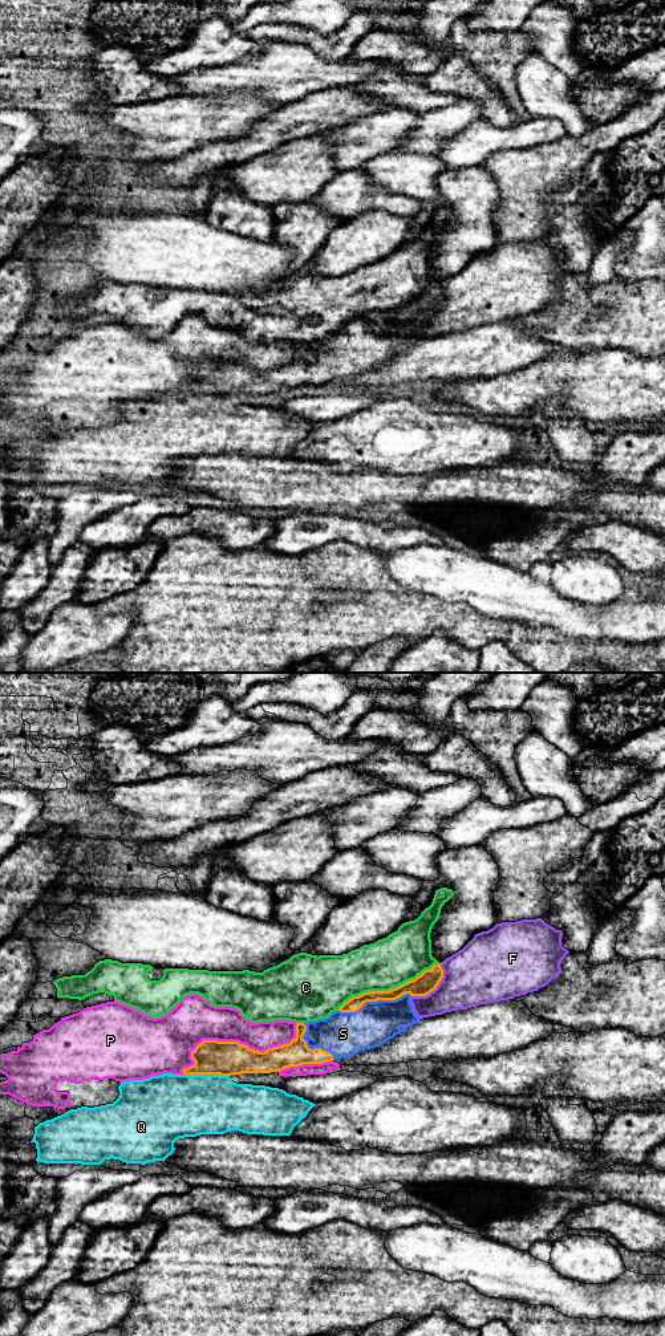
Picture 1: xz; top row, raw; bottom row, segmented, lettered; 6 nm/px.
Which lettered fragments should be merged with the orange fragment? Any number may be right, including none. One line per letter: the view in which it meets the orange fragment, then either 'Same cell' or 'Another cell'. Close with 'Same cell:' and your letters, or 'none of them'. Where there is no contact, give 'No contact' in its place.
C: Touches orange in xz. Another cell
F: Touches orange in xz. Another cell
P: Touches orange in xz. Another cell
Q: Touches orange in xz. Another cell
S: Touches orange in xz. Same cell
Same cell: S

